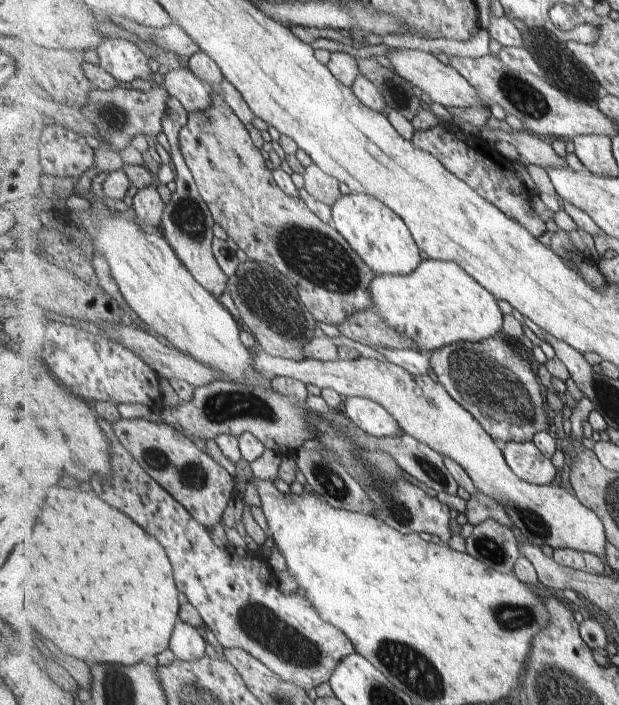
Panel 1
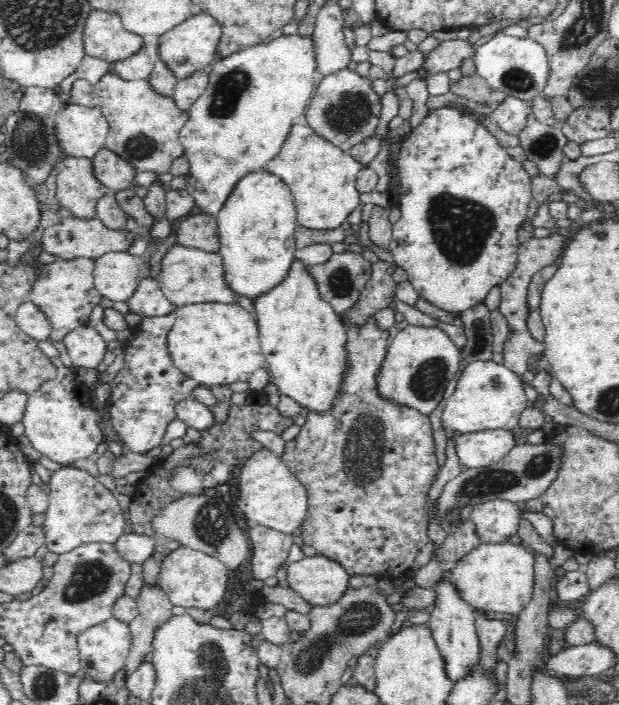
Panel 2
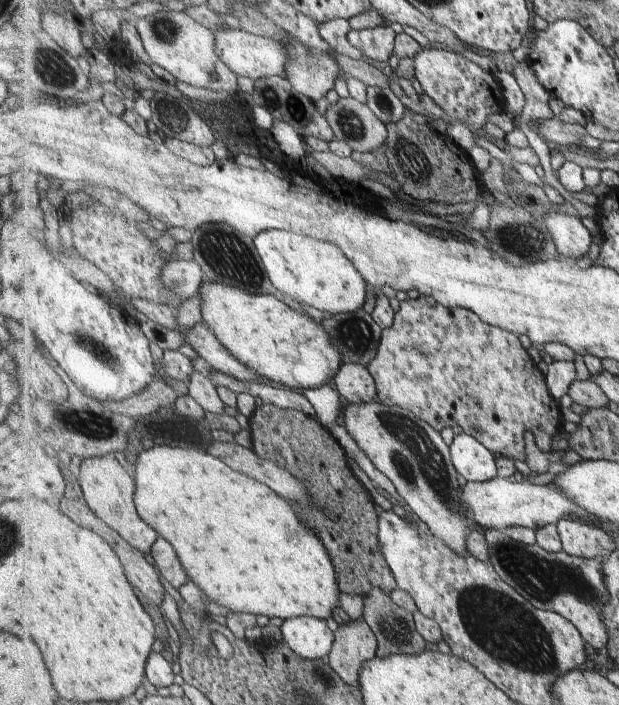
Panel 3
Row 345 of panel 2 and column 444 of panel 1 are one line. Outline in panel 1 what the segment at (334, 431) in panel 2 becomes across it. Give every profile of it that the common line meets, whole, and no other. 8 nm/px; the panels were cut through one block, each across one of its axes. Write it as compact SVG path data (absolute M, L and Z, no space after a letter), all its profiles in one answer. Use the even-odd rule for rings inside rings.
M500 332L496 336L493 336L492 338L480 341L480 342L459 342L456 344L451 344L448 346L445 346L444 348L441 348L440 350L437 350L430 354L430 362L432 365L432 370L436 374L438 378L438 382L440 384L443 384L443 387L448 390L449 395L453 396L454 400L457 400L458 404L461 404L462 408L465 408L468 410L469 413L471 413L473 416L475 416L476 420L480 422L481 425L484 426L485 431L495 440L502 440L504 444L507 443L529 443L531 441L534 441L534 437L540 432L540 431L549 431L553 432L552 427L552 421L547 418L547 410L545 408L545 400L543 396L543 388L537 378L536 374L536 366L531 364L529 361L529 356L525 357L522 356L521 350L523 350L521 347L513 347L511 345L511 342L507 342L506 336Z

